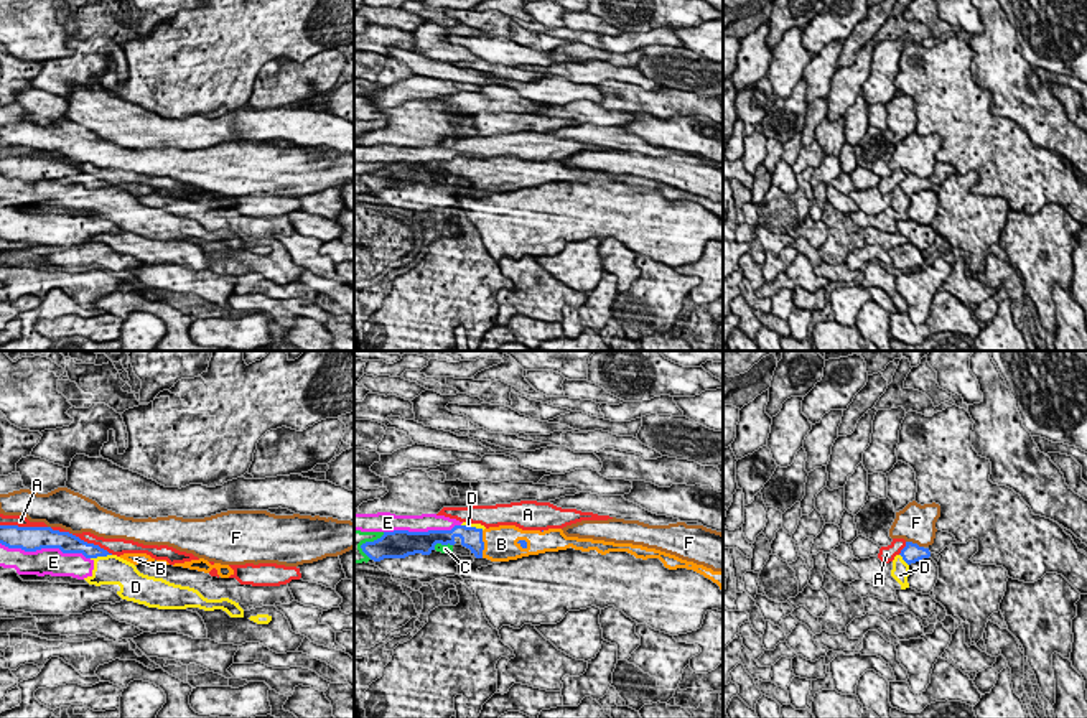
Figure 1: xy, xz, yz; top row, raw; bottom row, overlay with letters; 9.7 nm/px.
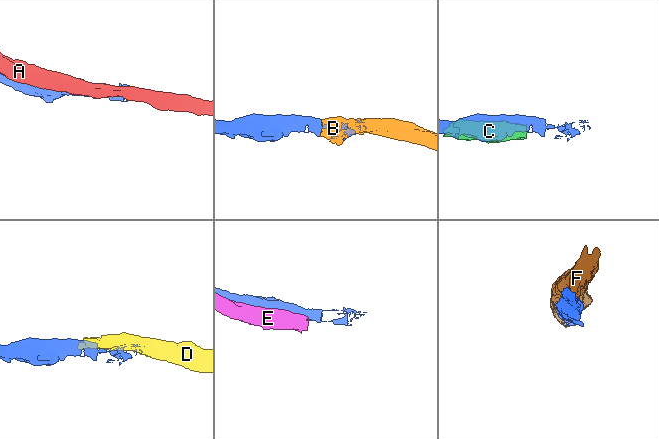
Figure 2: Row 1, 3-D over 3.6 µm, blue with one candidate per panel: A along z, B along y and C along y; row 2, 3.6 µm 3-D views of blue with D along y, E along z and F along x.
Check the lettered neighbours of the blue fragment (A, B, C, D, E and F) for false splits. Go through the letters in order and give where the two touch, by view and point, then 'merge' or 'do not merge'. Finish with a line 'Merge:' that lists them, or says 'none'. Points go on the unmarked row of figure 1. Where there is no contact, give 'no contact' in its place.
A: contact xy (79, 170); do not merge
B: contact xz (483, 175); merge
C: contact xz (366, 173); do not merge
D: contact xy (101, 186); do not merge
E: contact xy (45, 178); do not merge
F: contact yz (914, 175); do not merge
Merge: B

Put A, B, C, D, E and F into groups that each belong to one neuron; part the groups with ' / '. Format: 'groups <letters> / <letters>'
groups A / B / C / D E / F

